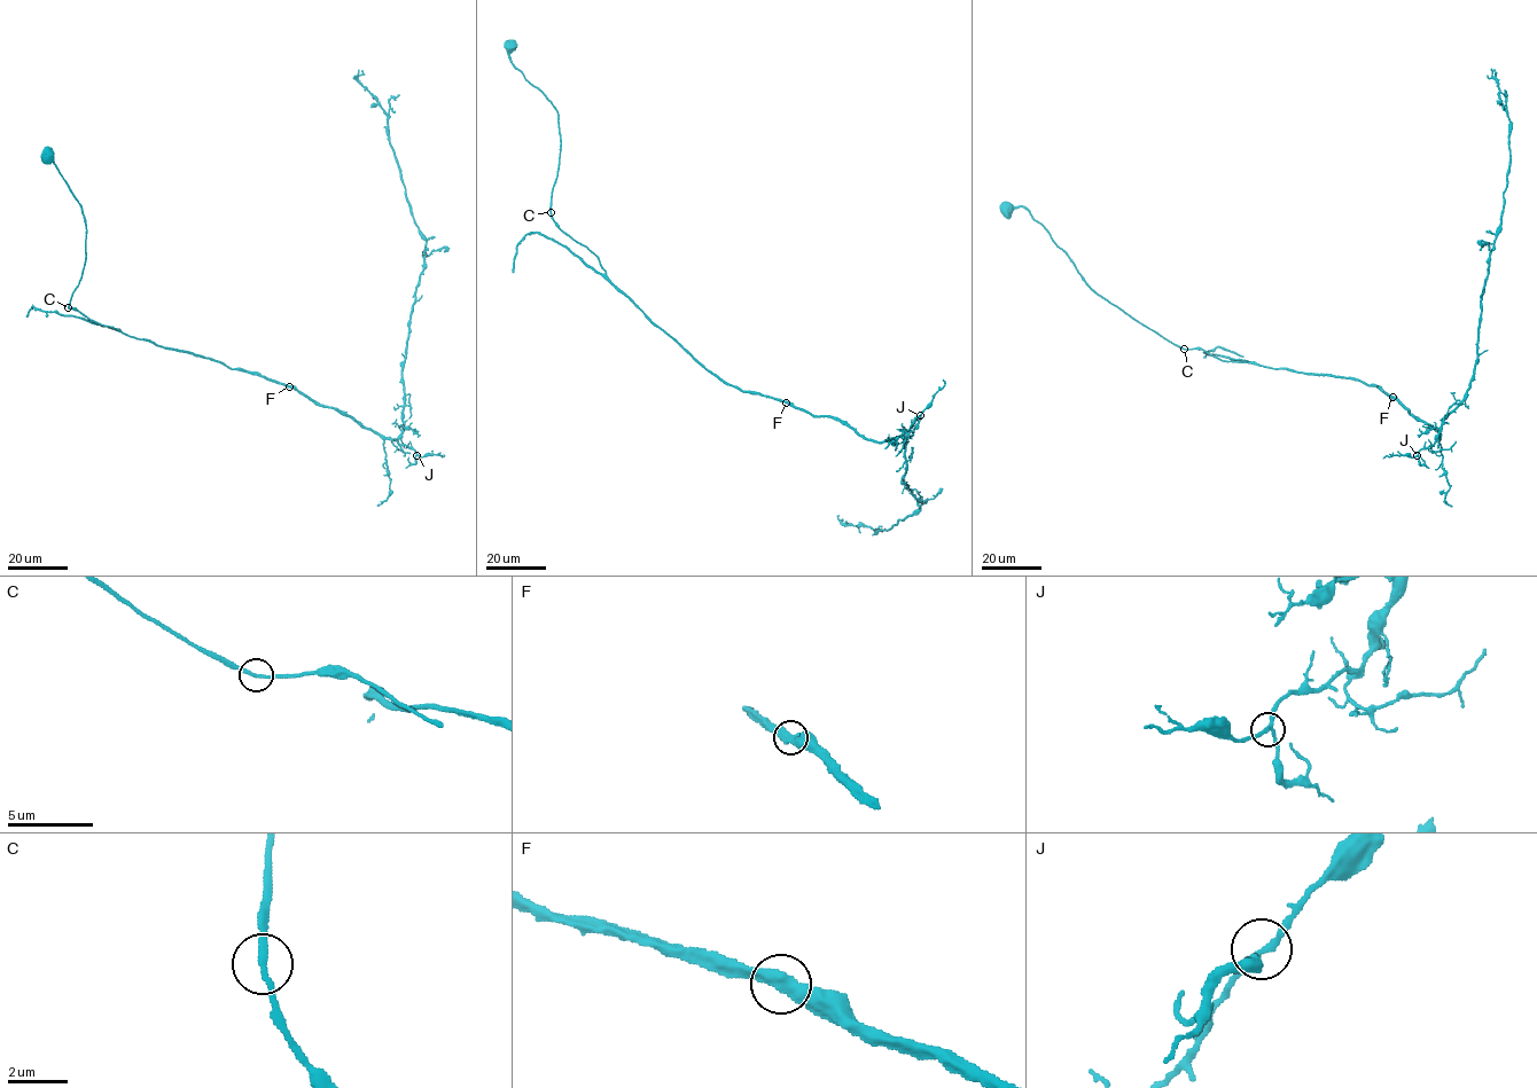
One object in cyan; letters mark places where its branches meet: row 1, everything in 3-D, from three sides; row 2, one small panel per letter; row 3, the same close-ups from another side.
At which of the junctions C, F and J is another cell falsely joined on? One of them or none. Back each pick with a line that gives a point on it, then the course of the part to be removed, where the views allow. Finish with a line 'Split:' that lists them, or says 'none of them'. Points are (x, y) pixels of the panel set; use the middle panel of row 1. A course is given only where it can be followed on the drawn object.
Split: none of them

